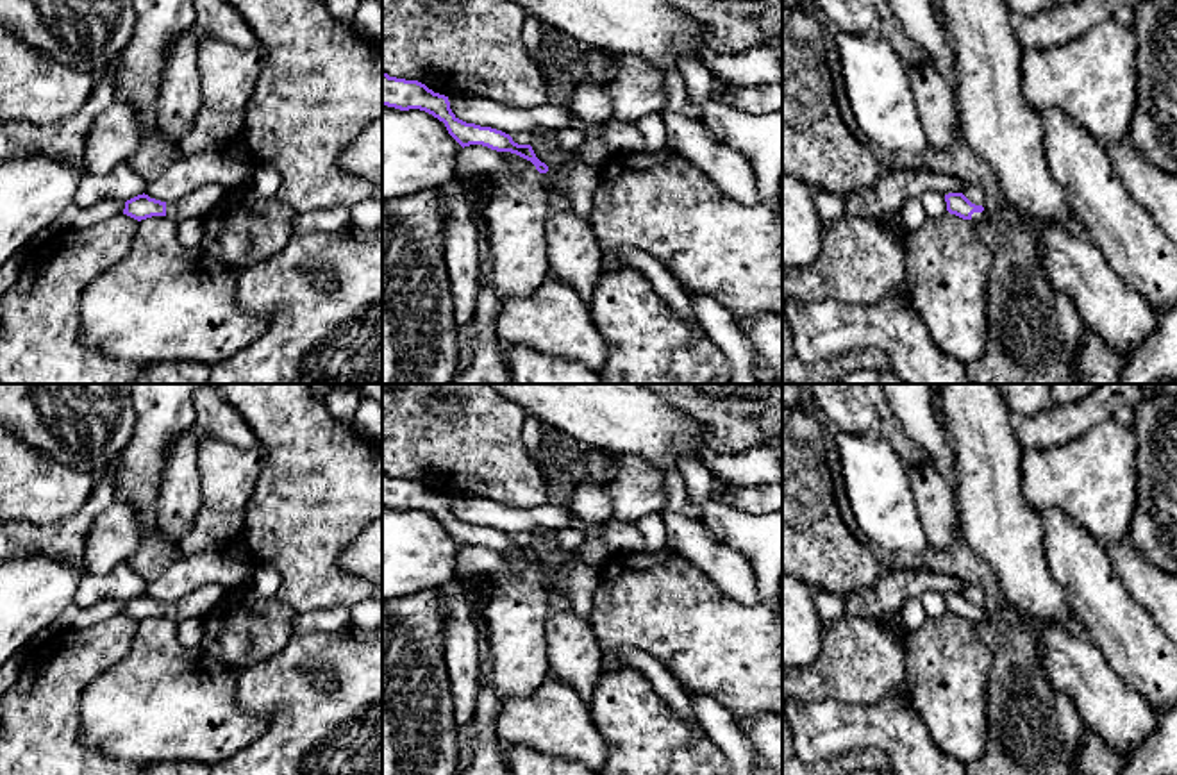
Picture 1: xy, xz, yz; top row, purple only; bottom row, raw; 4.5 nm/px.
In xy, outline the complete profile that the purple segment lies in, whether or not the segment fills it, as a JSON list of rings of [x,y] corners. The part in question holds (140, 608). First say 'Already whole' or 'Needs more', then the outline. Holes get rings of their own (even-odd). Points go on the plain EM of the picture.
Needs more. [[[207,584],[180,598],[179,602],[161,602],[148,595],[138,595],[125,602],[123,614],[141,621],[152,616],[166,616],[175,623],[189,618],[205,618],[225,596],[227,588]]]

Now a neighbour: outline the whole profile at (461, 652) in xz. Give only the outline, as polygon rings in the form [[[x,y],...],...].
[[[459,577],[434,589],[445,616],[445,662],[454,695],[454,720],[472,725],[480,682],[477,625],[470,614],[464,580]]]

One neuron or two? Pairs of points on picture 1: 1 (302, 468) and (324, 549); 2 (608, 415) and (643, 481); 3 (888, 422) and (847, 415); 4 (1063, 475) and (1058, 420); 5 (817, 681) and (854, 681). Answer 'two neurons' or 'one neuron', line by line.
1: one neuron
2: two neurons
3: one neuron
4: two neurons
5: one neuron

